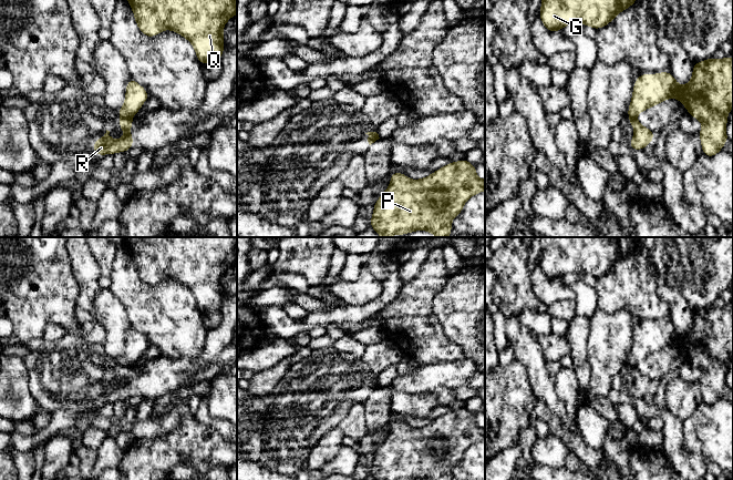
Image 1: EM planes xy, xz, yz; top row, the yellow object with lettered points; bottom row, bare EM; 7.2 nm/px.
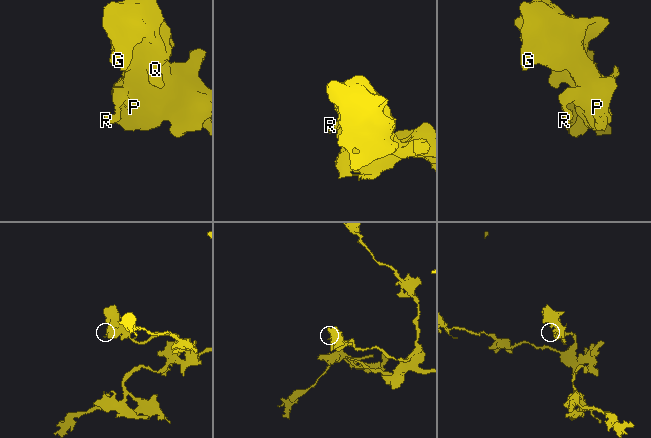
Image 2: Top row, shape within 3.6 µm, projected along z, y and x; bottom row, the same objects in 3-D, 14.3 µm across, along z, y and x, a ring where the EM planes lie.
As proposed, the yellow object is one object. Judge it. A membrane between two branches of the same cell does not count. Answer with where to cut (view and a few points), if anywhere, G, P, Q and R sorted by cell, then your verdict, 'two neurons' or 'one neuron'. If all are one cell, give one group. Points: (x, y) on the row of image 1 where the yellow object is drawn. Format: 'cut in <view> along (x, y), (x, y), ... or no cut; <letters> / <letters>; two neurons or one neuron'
cut in xy along (121, 115), (128, 119); G P Q / R; two neurons

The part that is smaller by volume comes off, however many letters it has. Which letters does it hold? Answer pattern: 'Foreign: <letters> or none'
Foreign: R

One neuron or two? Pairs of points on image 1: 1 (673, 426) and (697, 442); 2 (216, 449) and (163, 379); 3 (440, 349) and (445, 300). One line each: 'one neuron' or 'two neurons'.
1: two neurons
2: two neurons
3: two neurons

